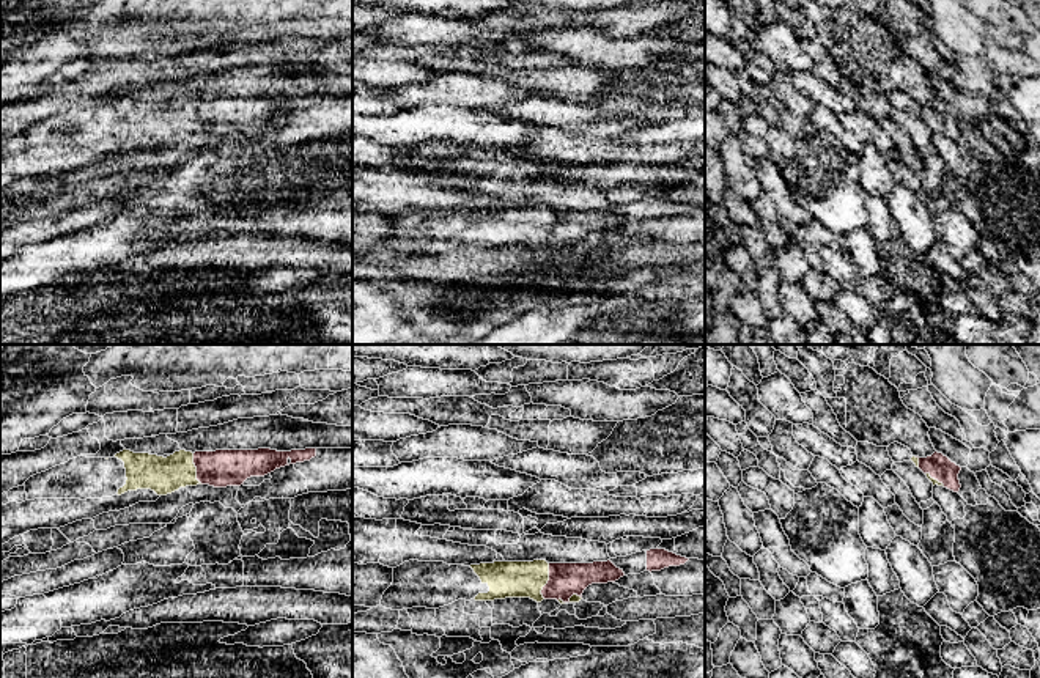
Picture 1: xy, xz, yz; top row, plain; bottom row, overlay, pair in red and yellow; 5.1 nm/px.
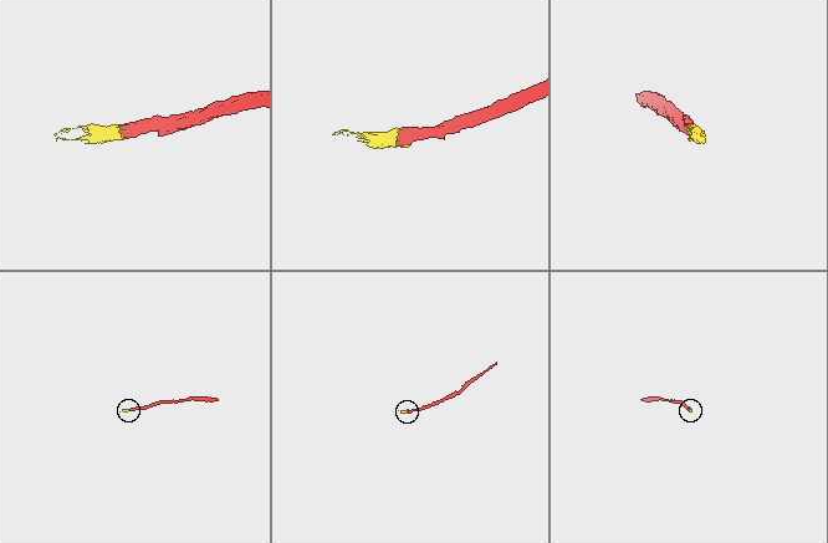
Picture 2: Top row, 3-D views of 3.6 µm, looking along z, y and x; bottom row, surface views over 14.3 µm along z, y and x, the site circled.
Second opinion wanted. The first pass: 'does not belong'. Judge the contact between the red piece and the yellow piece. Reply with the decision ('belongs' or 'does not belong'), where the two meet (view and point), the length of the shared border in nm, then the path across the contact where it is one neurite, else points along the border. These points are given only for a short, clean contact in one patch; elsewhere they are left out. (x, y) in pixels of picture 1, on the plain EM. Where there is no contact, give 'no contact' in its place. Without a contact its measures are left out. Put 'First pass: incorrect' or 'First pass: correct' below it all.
belongs; contact xz (548, 228); length 190 nm; way xz (565, 227), (548, 228), (505, 227)
First pass: incorrect

